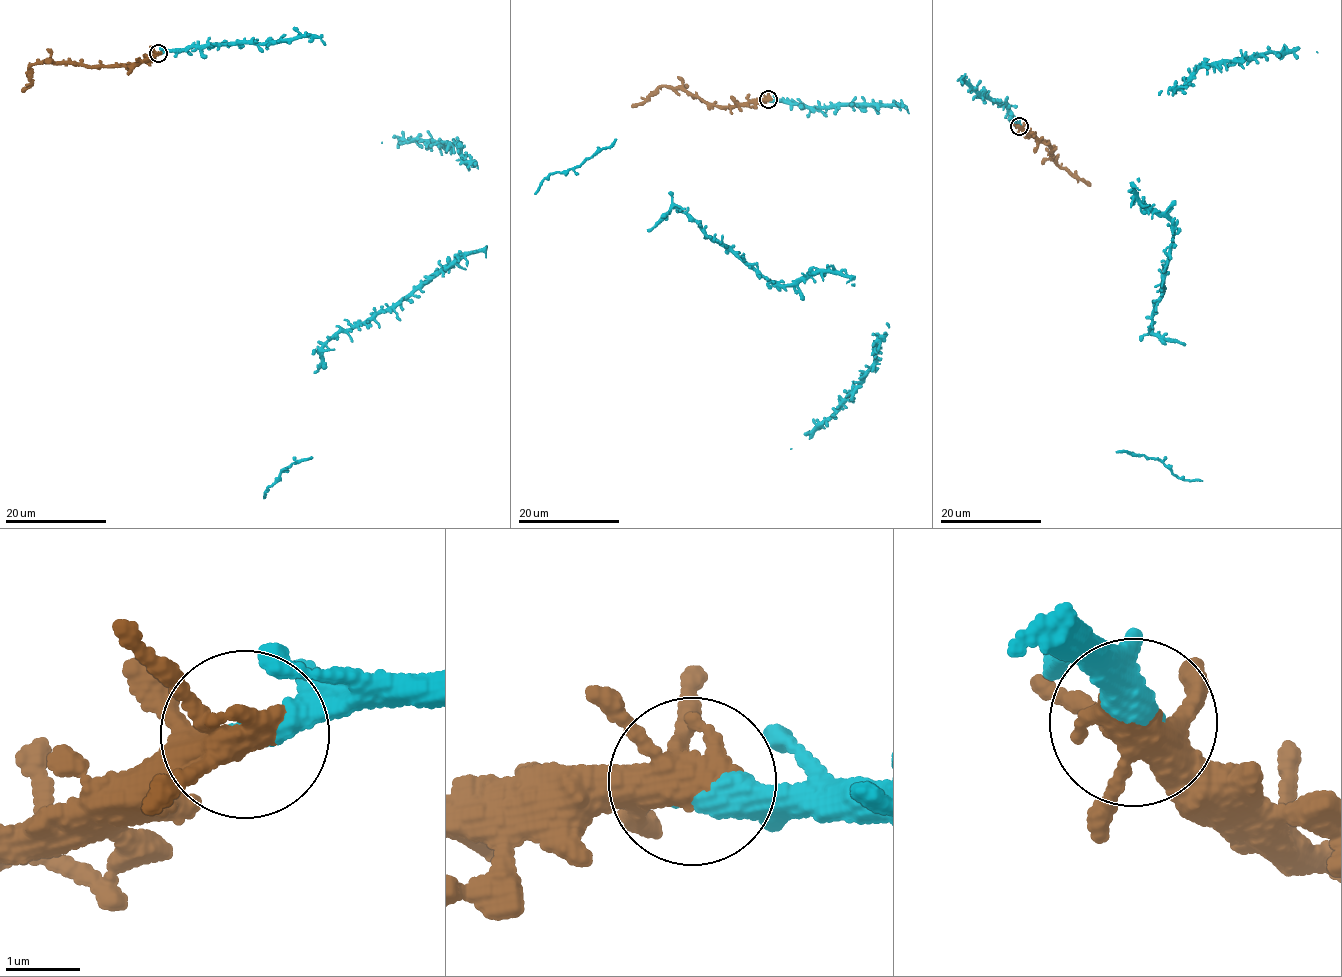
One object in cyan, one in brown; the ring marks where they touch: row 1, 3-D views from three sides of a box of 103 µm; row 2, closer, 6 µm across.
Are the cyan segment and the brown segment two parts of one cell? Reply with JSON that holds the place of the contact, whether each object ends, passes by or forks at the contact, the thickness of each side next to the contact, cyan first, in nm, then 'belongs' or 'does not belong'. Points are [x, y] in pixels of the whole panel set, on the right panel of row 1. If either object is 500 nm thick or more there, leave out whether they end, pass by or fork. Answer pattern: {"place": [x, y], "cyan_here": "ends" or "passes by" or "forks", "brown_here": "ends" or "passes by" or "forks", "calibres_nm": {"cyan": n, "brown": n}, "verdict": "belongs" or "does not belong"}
{"place": [1019, 126], "cyan_here": "ends", "brown_here": "forks", "calibres_nm": {"cyan": 400, "brown": 360}, "verdict": "belongs"}

